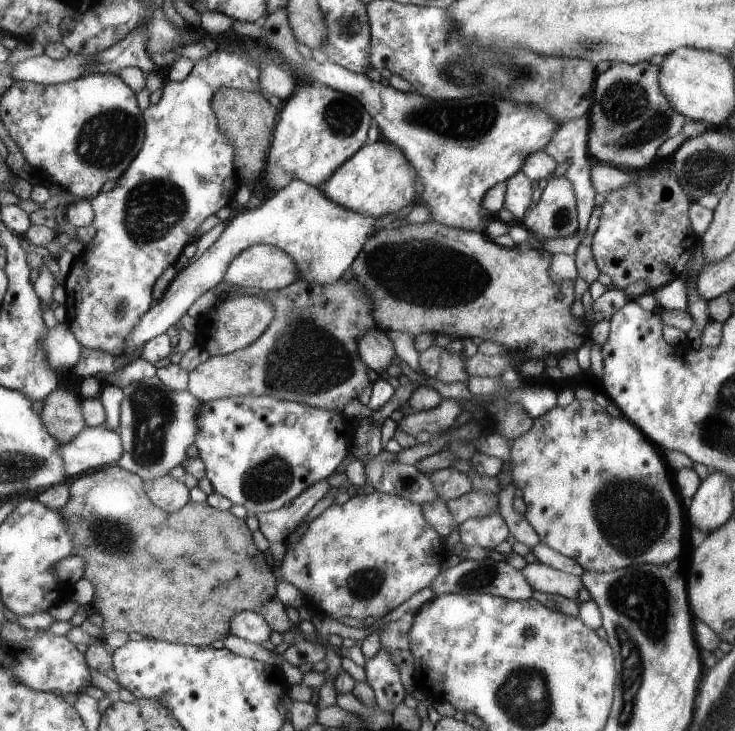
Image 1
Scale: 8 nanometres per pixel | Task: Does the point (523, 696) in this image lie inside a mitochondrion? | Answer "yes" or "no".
yes

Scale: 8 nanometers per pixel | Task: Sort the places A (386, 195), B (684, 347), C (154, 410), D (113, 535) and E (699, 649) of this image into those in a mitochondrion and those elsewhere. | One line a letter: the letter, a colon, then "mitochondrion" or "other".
A: other
B: other
C: mitochondrion
D: mitochondrion
E: other

